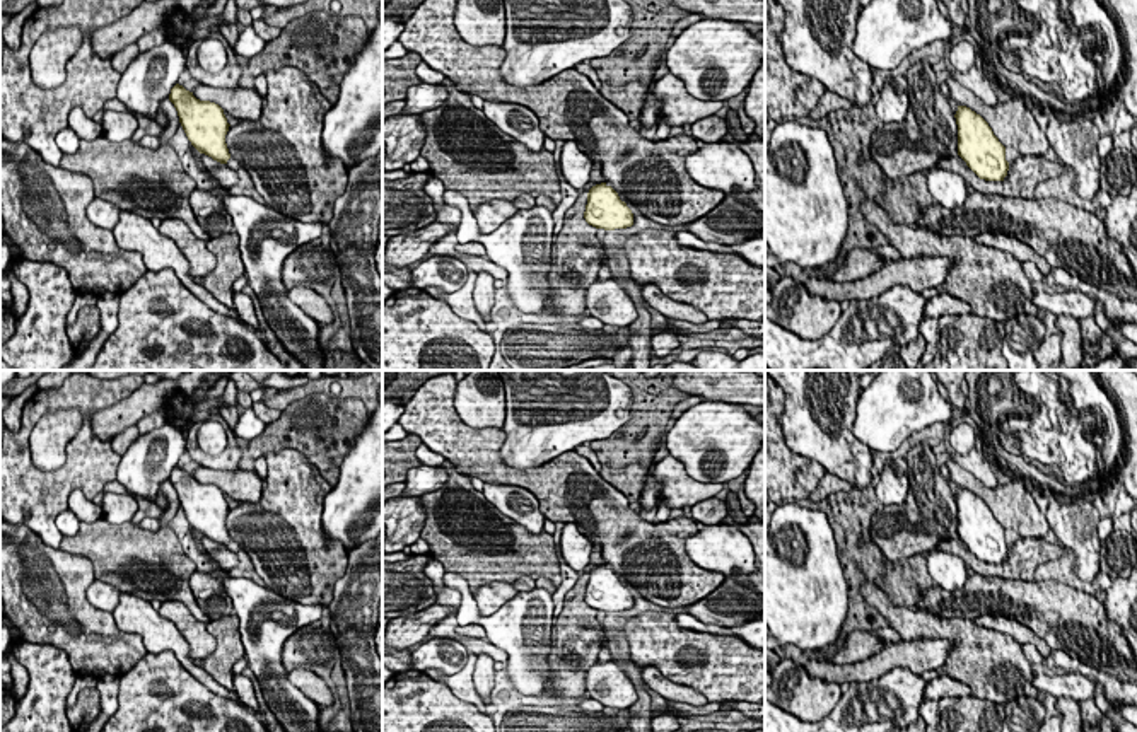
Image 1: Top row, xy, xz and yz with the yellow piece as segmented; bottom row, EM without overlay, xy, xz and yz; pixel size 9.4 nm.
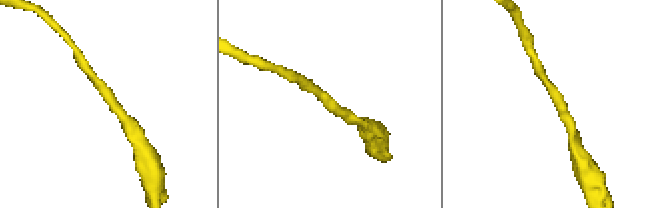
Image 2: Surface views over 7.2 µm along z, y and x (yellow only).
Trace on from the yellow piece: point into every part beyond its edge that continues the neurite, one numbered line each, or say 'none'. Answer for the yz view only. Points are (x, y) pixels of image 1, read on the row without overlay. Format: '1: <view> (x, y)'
none

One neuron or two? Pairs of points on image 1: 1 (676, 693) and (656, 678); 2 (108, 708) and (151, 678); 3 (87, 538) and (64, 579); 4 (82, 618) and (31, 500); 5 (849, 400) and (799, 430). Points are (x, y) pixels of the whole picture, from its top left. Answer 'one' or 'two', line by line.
1: one
2: two
3: two
4: two
5: one

